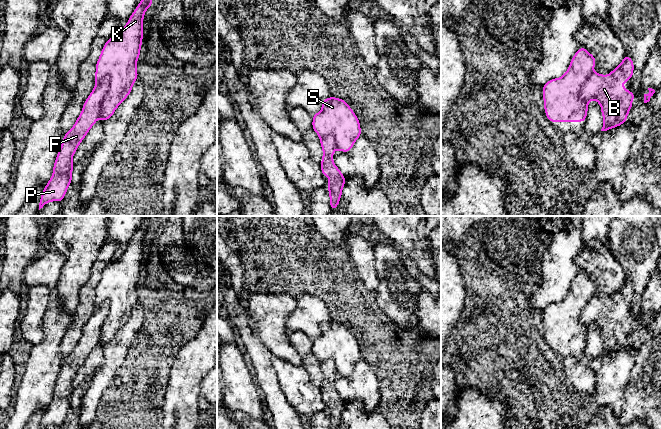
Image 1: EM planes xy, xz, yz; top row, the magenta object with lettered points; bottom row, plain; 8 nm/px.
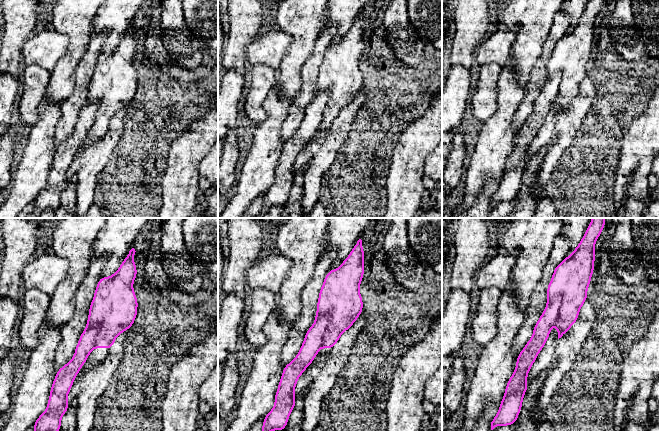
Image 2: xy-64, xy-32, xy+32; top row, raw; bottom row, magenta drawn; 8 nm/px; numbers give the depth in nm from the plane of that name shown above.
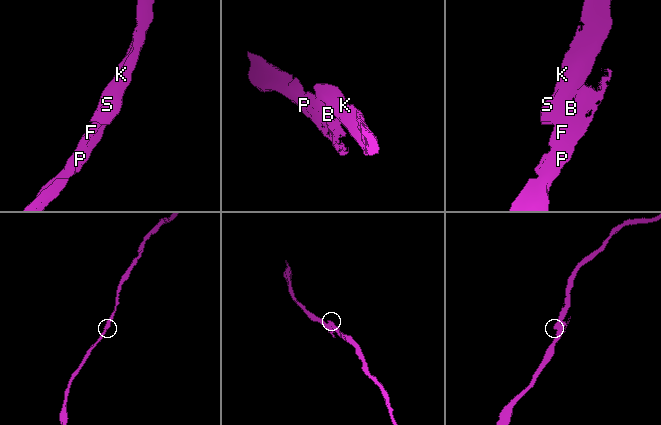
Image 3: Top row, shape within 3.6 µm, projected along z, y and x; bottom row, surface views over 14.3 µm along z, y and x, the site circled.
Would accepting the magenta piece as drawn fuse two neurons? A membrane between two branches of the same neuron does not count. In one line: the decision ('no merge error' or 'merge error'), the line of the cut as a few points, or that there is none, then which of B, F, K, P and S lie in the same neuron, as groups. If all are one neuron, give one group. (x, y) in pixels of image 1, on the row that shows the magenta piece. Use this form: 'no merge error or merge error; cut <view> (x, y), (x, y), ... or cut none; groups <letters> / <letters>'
merge error; cut xy (106, 79), (108, 90), (98, 115); groups B F P / K S

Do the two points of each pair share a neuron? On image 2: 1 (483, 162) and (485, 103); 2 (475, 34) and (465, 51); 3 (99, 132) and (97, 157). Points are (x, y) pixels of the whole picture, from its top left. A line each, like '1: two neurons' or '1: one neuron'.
1: two neurons
2: one neuron
3: two neurons

